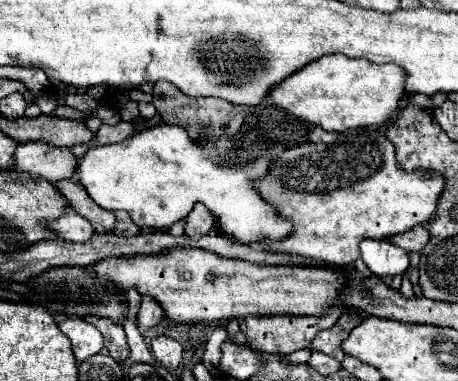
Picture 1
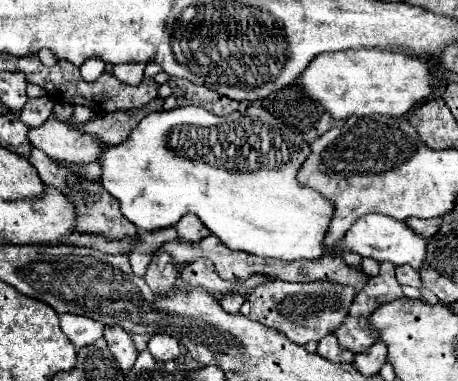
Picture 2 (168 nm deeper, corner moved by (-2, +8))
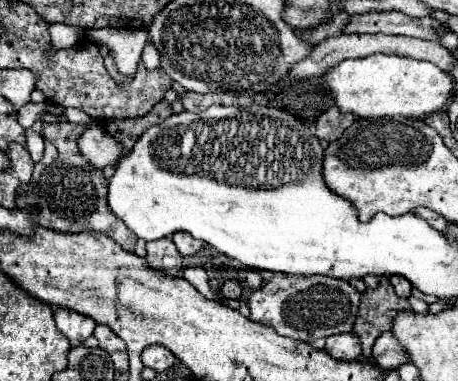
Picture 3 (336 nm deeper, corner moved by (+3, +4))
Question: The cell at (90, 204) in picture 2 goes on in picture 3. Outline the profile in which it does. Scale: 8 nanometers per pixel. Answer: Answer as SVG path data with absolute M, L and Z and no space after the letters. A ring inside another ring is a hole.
M57 122L57 124L43 124L43 136L55 144L59 158L53 166L47 166L37 182L37 186L31 192L17 192L15 204L19 208L37 206L39 208L39 224L45 228L51 228L55 232L65 234L79 234L79 232L103 232L105 236L119 242L119 246L127 252L133 252L133 246L137 242L137 236L109 210L107 206L107 186L109 180L103 178L101 170L91 166L87 160L83 160L77 138L85 128L71 122Z

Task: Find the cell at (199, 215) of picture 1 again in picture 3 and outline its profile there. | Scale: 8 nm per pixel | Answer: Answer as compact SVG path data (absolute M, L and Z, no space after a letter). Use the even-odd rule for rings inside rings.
M177 232L177 234L173 234L173 242L175 242L175 246L177 246L177 250L179 250L181 256L195 254L195 252L199 252L199 250L203 248L203 242L201 242L201 240L195 240L195 238L193 238L191 234L187 234L187 232Z

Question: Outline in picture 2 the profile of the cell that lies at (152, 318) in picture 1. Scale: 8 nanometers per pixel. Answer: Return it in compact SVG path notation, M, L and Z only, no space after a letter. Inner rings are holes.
M160 248L160 252L156 252L154 258L150 260L148 270L144 274L144 280L148 282L148 286L154 292L160 292L160 294L164 294L172 286L176 286L176 282L178 282L178 266L172 260L172 256Z

